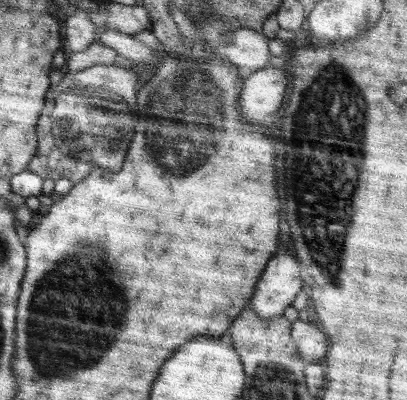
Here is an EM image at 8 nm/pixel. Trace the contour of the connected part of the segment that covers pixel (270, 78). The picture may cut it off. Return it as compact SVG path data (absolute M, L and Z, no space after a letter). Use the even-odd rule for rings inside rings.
M266 67L253 72L246 79L241 81L241 91L239 96L239 111L243 118L252 124L264 124L266 116L276 112L284 103L284 94L290 86L288 69L285 67Z

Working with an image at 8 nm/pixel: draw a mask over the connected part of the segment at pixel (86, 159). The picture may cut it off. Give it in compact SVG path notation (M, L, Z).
M96 65L78 72L65 72L60 84L52 86L46 94L46 106L38 120L38 149L27 170L38 173L42 178L60 180L68 178L74 183L86 178L94 167L106 168L116 172L124 164L126 150L134 136L136 126L136 90L140 88L140 79L135 69L116 65Z

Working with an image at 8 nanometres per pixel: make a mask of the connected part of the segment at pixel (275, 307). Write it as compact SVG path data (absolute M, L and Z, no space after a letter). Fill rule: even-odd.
M280 248L267 262L251 298L250 306L257 317L271 319L282 315L301 289L306 288L303 272L296 254Z

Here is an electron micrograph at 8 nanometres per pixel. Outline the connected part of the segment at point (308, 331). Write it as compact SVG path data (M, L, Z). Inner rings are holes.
M296 319L291 323L291 339L297 348L300 358L306 362L318 362L328 352L326 336L312 322Z

